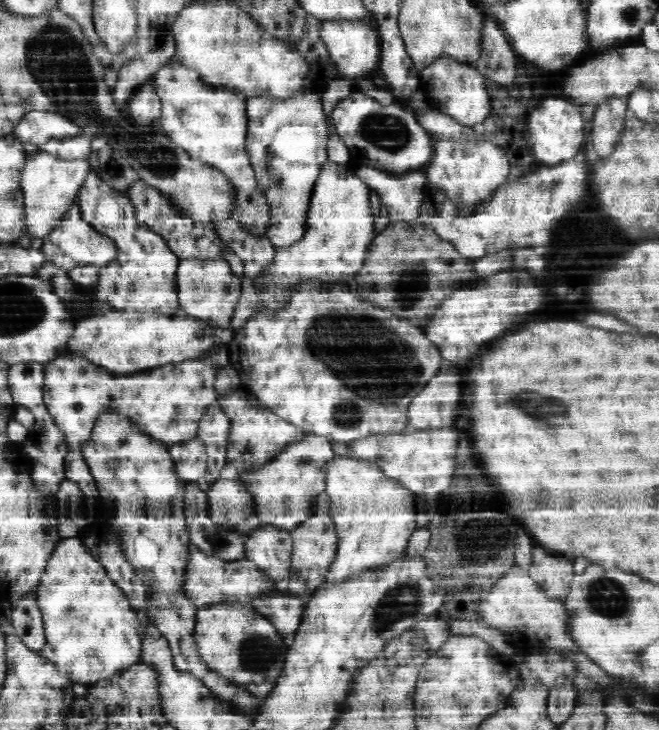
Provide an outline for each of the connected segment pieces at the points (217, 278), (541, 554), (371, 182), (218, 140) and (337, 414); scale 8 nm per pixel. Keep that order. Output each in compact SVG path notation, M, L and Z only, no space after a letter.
M188 258L178 266L178 298L180 305L190 316L214 320L214 326L231 326L234 311L241 295L242 277L222 258Z
M536 548L534 552L534 562L530 568L530 577L534 582L550 596L563 601L570 588L572 580L572 562L564 558L550 556L546 550Z
M357 164L357 175L374 191L381 200L382 208L390 220L404 222L410 229L418 224L420 208L424 204L424 194L428 180L424 172L412 174L391 174L369 165Z
M174 57L170 62L160 68L155 75L152 76L153 85L156 87L156 93L162 101L162 110L159 116L162 130L171 138L179 147L182 147L188 154L199 158L202 163L214 167L220 171L226 181L230 183L232 191L234 191L234 204L230 210L230 218L238 221L240 229L244 230L246 235L254 238L264 237L270 226L271 208L266 200L265 192L258 184L257 173L251 166L248 153L246 152L246 102L245 96L240 96L232 90L226 90L222 87L206 84L198 79L198 73L190 70L190 68L180 64Z
M316 278L296 280L276 310L271 310L267 302L266 306L260 302L228 344L229 364L238 370L244 389L299 430L322 434L338 444L372 434L404 431L408 405L436 374L440 354L426 336L424 346L418 344L418 328L410 326L408 320L394 316L390 310L362 304L348 284L330 282Z

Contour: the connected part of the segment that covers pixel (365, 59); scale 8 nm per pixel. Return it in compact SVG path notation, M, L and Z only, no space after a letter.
M326 18L319 20L319 34L326 43L336 68L346 78L358 78L376 69L381 56L379 33L367 18Z

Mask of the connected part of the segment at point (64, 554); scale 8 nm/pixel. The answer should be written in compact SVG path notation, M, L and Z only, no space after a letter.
M80 536L66 538L58 544L42 579L34 595L47 642L39 654L75 680L75 685L113 677L140 661L140 621L135 609Z

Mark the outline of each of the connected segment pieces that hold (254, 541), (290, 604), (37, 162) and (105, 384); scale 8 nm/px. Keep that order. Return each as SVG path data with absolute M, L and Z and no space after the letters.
M262 523L245 536L245 556L253 560L260 569L270 572L282 585L290 568L290 556L293 548L293 541L290 540L290 532L285 528L274 528L274 526L264 526Z
M286 592L268 595L251 603L258 612L273 622L282 637L297 634L305 611L305 606L298 597Z
M41 147L34 154L26 155L26 163L20 171L20 188L24 207L22 229L28 236L42 239L52 232L66 214L70 202L76 198L89 168L87 160L65 160Z
M67 353L51 361L45 373L43 397L47 411L54 425L62 430L68 450L78 452L82 452L90 442L98 418L106 412L128 418L134 430L170 446L196 438L198 420L202 418L206 406L216 404L216 368L202 360L182 360L178 364L154 366L146 372L118 376L91 366L78 355Z

